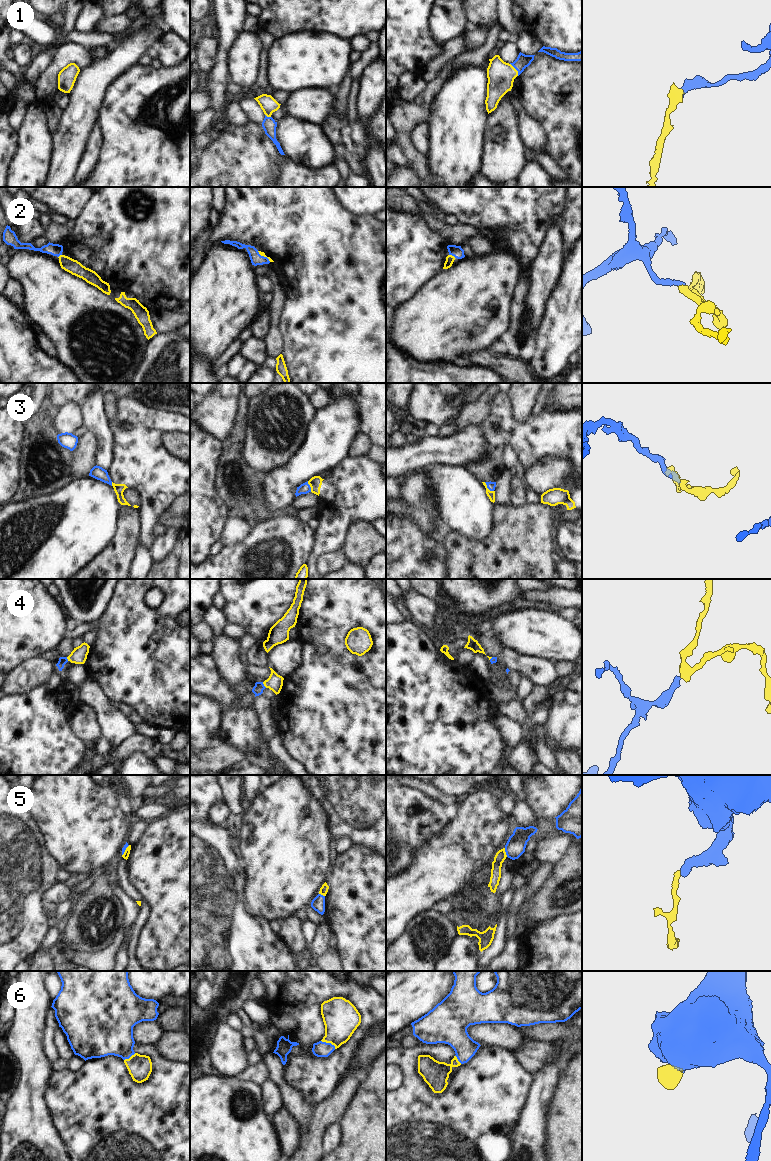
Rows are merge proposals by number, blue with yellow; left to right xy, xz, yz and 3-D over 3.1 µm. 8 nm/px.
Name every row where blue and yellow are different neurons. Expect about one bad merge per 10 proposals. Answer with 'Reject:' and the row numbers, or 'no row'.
Reject: 5

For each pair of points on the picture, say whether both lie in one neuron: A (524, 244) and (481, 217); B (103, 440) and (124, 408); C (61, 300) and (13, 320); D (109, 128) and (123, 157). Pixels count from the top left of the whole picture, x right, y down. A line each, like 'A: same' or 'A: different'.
A: same
B: different
C: different
D: same

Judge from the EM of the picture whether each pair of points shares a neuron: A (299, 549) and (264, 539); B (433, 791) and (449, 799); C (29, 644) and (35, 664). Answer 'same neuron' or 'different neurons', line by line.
A: same neuron
B: same neuron
C: different neurons

